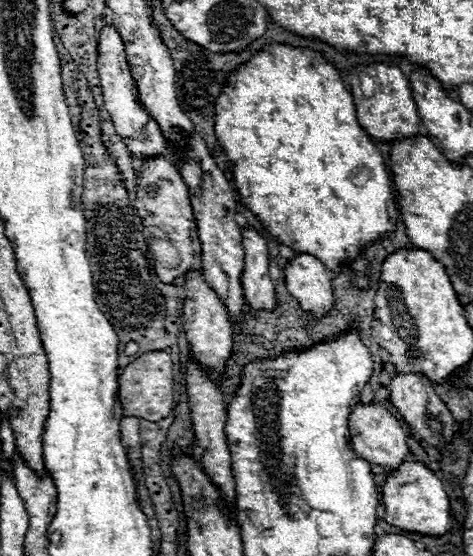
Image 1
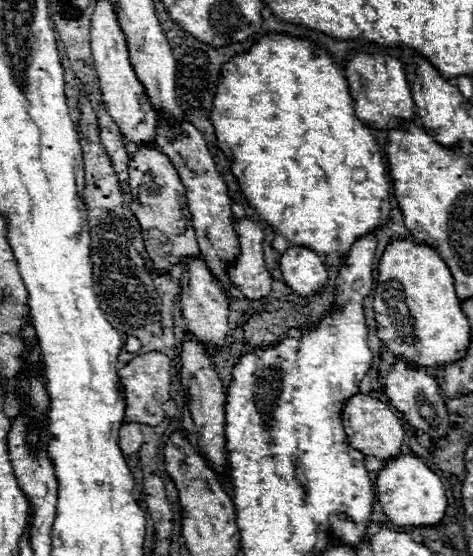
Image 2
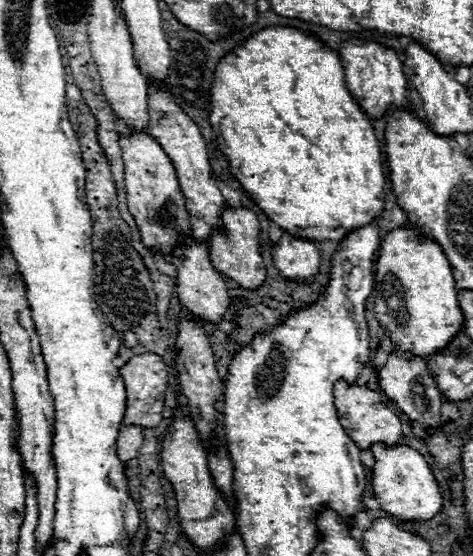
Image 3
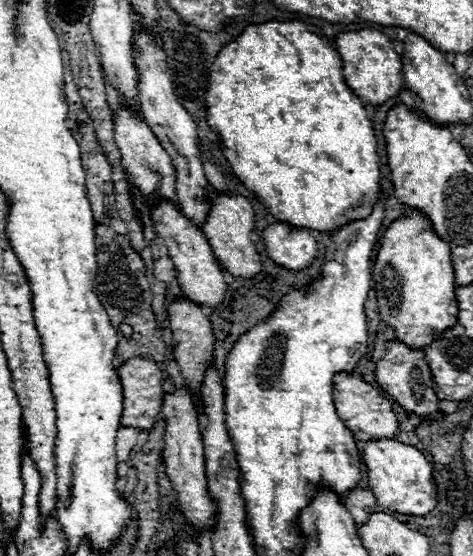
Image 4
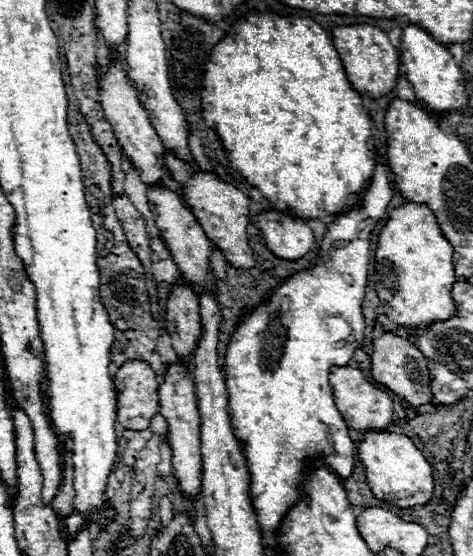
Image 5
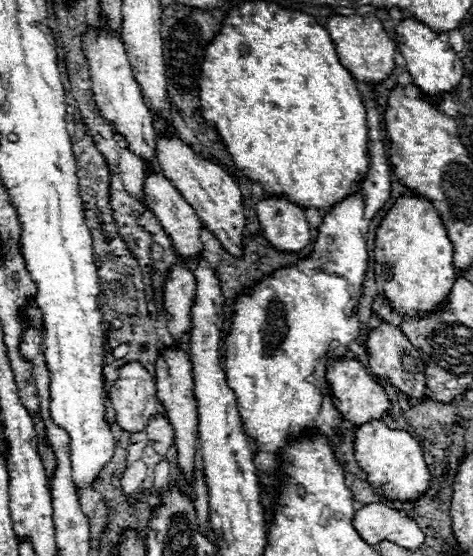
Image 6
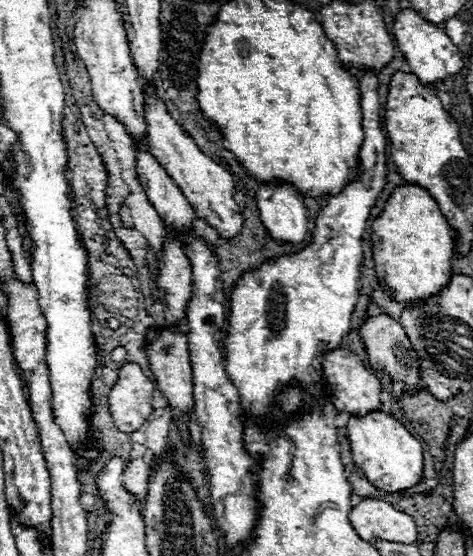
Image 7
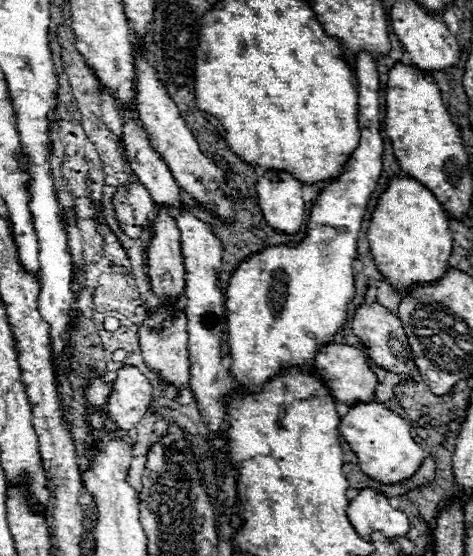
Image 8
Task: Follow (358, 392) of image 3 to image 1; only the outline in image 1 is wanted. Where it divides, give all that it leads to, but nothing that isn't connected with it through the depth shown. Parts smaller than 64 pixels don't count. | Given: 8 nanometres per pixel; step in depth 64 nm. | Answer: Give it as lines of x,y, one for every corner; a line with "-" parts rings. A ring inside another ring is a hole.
358,402
358,406
352,410
352,416
348,420
348,428
352,432
352,444
354,444
356,452
360,456
364,456
364,460
380,464
386,472
398,468
404,462
404,456
408,452
408,446
406,446
406,430
392,416
392,412
386,410
384,406

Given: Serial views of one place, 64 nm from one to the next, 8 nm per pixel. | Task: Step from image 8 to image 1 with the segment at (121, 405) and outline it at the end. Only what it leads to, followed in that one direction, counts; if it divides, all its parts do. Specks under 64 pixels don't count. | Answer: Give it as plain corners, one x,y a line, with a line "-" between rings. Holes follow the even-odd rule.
156,350
156,352
146,352
138,356
122,370
122,374
118,376
118,382
120,382
120,402
124,408
124,416
156,422
170,414
170,408
174,406
174,390
172,390
174,376
172,376
170,354

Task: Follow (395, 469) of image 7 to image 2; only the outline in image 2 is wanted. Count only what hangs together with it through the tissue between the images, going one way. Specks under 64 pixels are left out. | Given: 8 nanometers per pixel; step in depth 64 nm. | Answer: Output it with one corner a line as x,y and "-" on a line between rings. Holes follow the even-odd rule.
412,452
398,454
392,460
386,460
376,478
376,498
382,506
382,512
390,522
398,526
428,526
438,524
446,510
446,494
440,478

